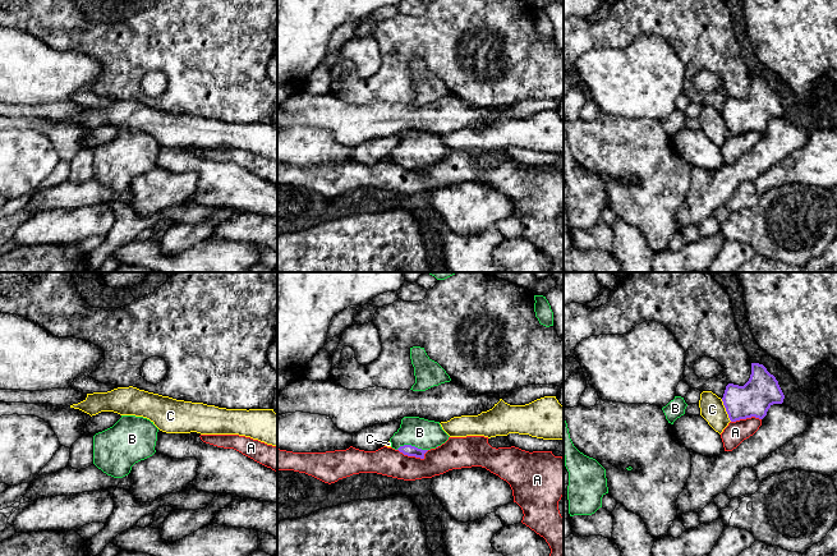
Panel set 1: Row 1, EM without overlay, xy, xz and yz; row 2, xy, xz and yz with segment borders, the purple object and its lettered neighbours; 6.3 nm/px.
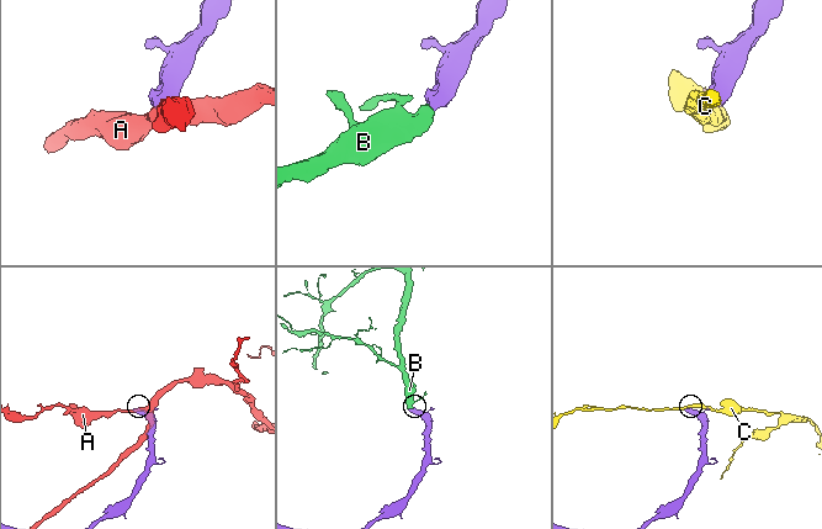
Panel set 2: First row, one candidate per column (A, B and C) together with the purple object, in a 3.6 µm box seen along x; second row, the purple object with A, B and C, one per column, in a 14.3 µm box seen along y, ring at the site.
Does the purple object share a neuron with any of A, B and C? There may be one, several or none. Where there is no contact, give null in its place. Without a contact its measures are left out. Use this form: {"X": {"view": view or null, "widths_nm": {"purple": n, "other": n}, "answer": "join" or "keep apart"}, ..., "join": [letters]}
{"A": {"view": "xz", "widths_nm": {"purple": 70, "other": 190}, "answer": "keep apart"}, "B": {"view": "xz", "widths_nm": {"purple": 70, "other": 190}, "answer": "join"}, "C": {"view": "yz", "widths_nm": {"purple": 220, "other": 160}, "answer": "keep apart"}, "join": ["B"]}

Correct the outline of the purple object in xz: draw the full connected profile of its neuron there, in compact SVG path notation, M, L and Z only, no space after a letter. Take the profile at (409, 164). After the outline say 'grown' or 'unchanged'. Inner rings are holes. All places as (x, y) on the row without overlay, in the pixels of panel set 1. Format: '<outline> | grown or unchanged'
M404 130L400 142L390 152L391 161L404 169L424 173L424 167L449 153L440 135L419 130Z | grown

